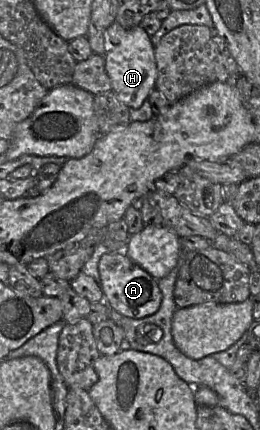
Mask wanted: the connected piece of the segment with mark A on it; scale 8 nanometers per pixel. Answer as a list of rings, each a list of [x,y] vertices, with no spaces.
[[[110,252],[102,255],[98,263],[98,270],[99,285],[110,309],[133,319],[145,318],[158,311],[162,293],[157,280],[133,262],[125,252]]]

